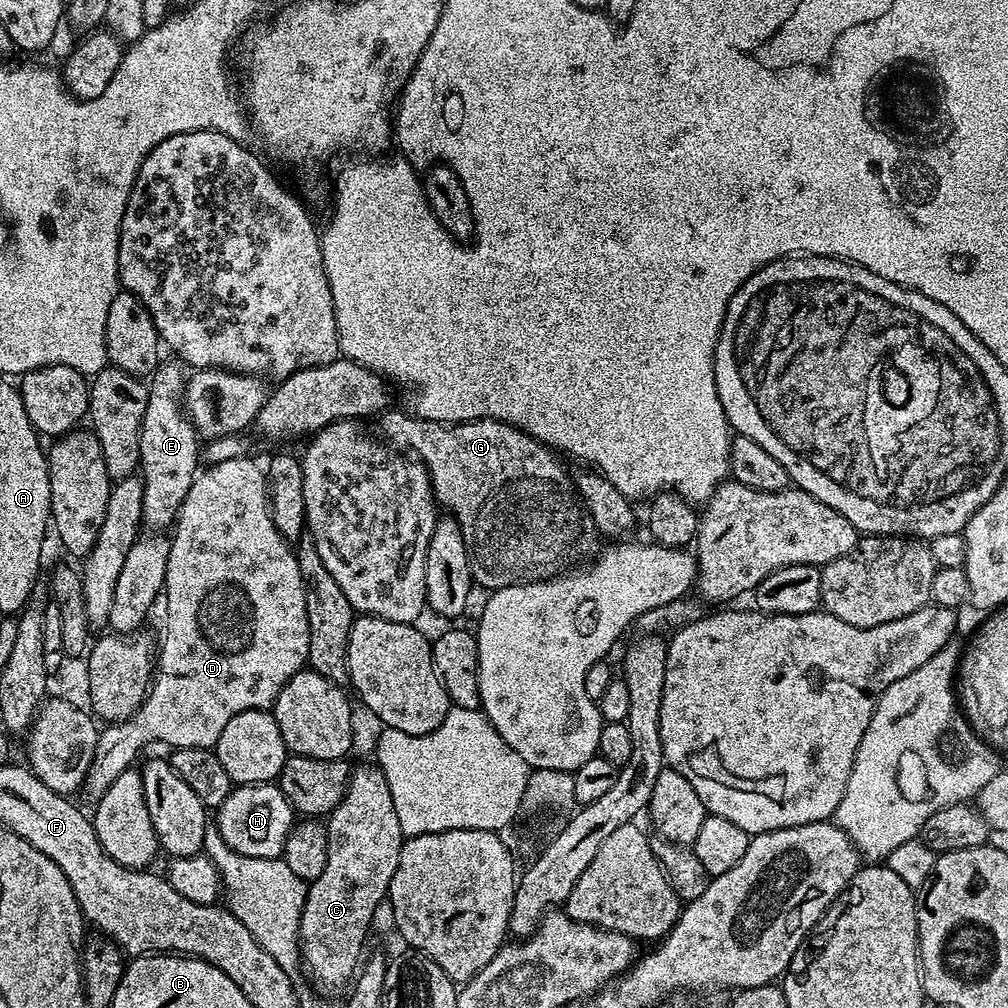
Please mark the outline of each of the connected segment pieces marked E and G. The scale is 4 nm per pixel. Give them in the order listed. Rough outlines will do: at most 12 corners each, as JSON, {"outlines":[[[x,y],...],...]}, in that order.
{"outlines":[[[186,372],[147,381],[141,521],[175,521],[202,464],[182,403]],[[379,413],[428,469],[479,587],[591,550],[553,449],[502,420]]]}

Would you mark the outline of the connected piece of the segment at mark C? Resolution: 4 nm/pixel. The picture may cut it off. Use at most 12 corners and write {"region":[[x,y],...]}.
{"region":[[378,767],[351,769],[308,884],[303,967],[357,975],[406,839]]}

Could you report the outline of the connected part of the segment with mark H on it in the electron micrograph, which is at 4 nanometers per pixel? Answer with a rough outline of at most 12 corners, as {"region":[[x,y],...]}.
{"region":[[276,782],[233,787],[214,826],[230,850],[278,860],[297,823]]}

